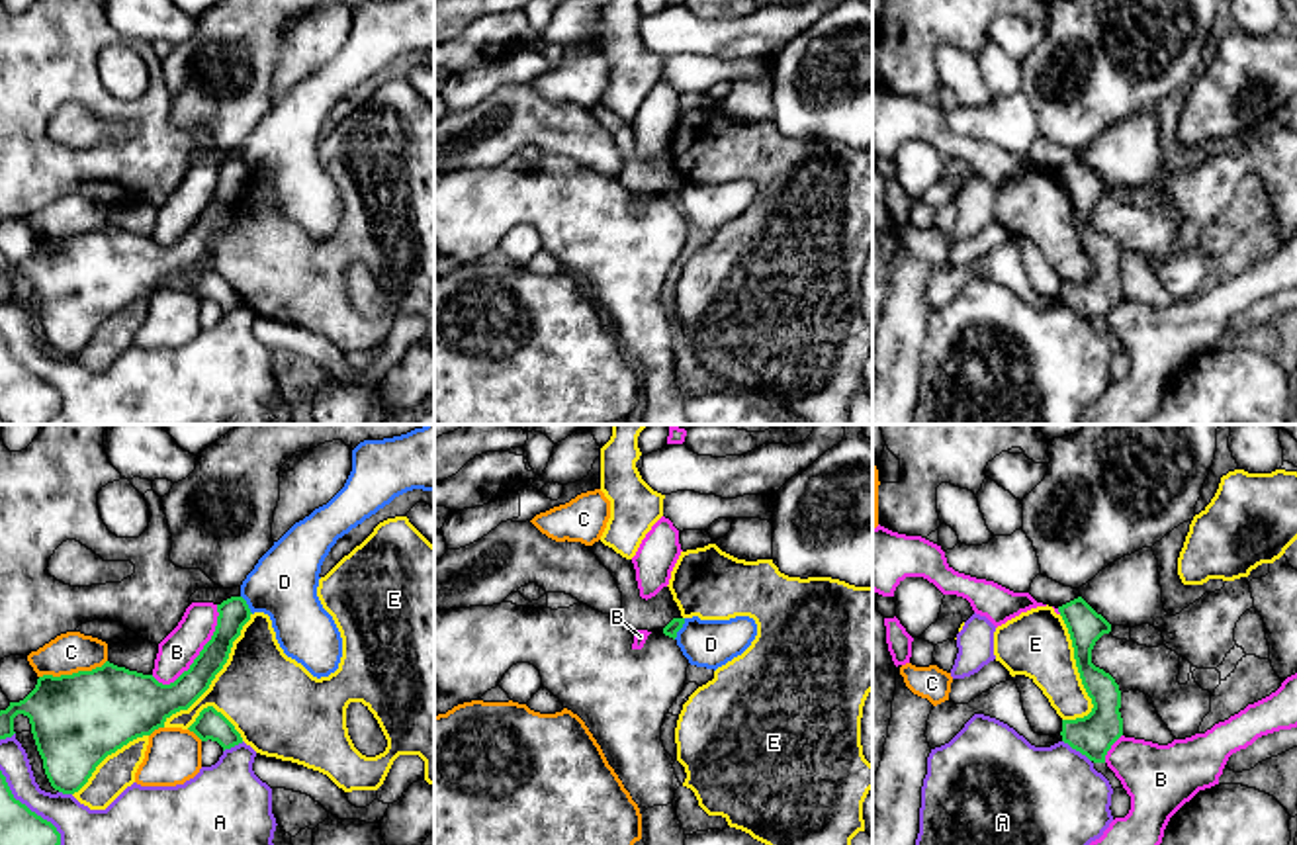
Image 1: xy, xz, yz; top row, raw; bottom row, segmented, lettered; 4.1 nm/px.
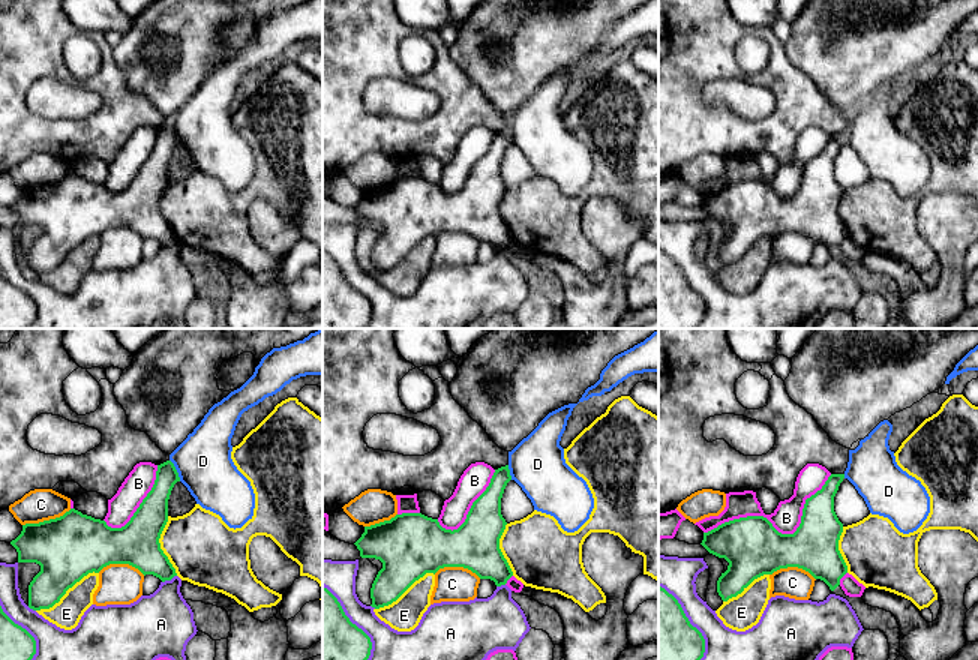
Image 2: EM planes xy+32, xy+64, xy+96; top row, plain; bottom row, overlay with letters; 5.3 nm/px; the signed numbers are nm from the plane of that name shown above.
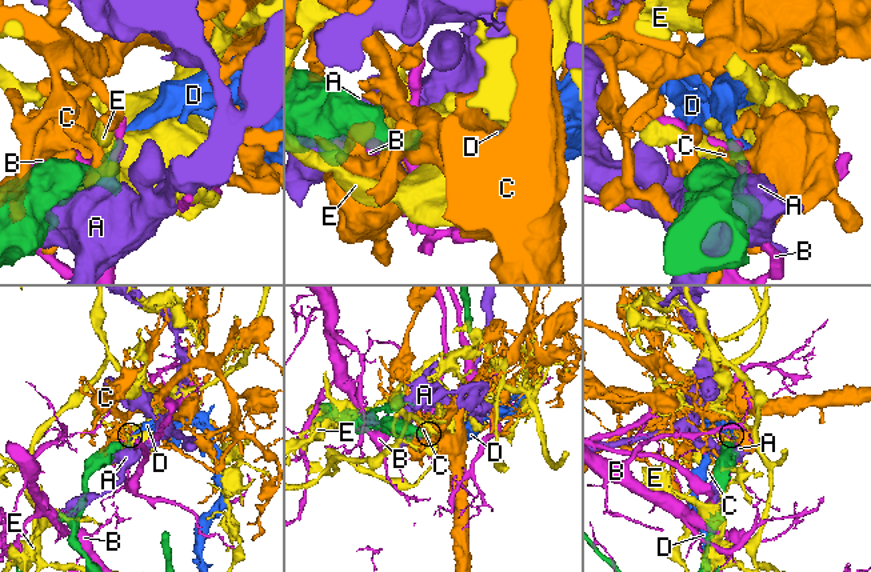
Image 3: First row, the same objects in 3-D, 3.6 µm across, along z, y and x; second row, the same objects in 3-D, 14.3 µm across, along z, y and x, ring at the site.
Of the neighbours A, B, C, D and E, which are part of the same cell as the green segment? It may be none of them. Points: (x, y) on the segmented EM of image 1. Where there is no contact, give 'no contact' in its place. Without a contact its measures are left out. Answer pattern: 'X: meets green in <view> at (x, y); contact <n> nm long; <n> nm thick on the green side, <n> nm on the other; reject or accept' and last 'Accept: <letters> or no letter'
A: meets green in xy at (28, 808); contact 400 nm long; 160 nm thick on the green side, 160 nm on the other; reject
B: meets green in xy at (200, 652); contact 400 nm long; 130 nm thick on the green side, 160 nm on the other; reject
C: meets green in xy at (73, 673); contact 280 nm long; 380 nm thick on the green side, 170 nm on the other; reject
D: meets green in xz at (681, 626); contact 100 nm long; 60 nm thick on the green side, 200 nm on the other; reject
E: meets green in xy at (218, 671); contact 600 nm long; 130 nm thick on the green side, 380 nm on the other; reject
Accept: no letter

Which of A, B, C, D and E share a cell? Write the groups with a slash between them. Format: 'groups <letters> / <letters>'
groups A / B / C / D / E

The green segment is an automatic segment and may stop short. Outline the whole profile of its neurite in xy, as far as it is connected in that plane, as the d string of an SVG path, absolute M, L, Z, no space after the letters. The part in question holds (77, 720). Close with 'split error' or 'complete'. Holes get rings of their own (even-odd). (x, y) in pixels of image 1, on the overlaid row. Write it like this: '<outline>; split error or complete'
M243 597L223 600L217 604L217 612L217 626L211 640L203 645L190 669L174 683L162 685L153 675L129 671L110 661L92 671L61 677L43 675L23 700L10 702L6 710L0 710L0 739L16 734L14 718L18 714L27 716L51 786L63 794L78 792L108 755L137 737L164 728L164 722L172 714L188 710L209 689L215 675L227 663L233 642L241 636L243 626L252 614Z; complete

